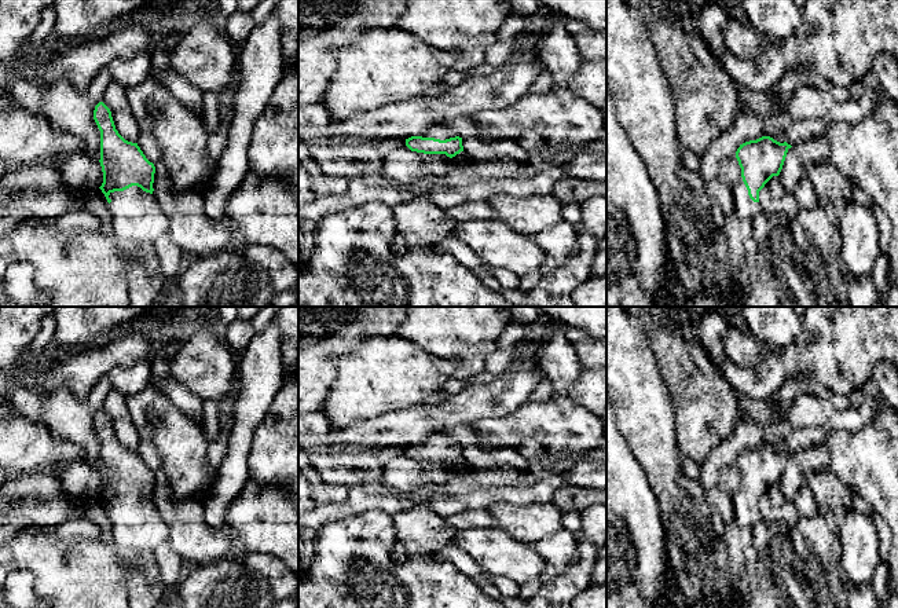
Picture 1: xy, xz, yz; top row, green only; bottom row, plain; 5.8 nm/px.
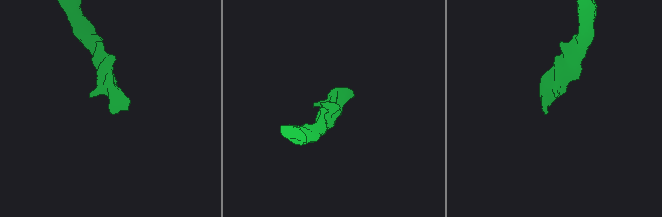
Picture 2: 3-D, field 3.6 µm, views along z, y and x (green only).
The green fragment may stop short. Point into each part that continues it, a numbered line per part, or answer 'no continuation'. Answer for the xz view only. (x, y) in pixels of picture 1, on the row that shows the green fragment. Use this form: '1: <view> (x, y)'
1: xz (442, 132)

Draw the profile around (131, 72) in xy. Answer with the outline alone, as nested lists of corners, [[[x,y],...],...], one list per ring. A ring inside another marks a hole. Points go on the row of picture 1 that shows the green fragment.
[[[151,52],[136,54],[129,59],[116,58],[107,66],[113,81],[125,89],[142,84],[151,73]]]

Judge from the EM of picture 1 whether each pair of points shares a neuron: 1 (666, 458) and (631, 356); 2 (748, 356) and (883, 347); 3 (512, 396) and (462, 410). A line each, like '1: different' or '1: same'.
1: same
2: different
3: same

